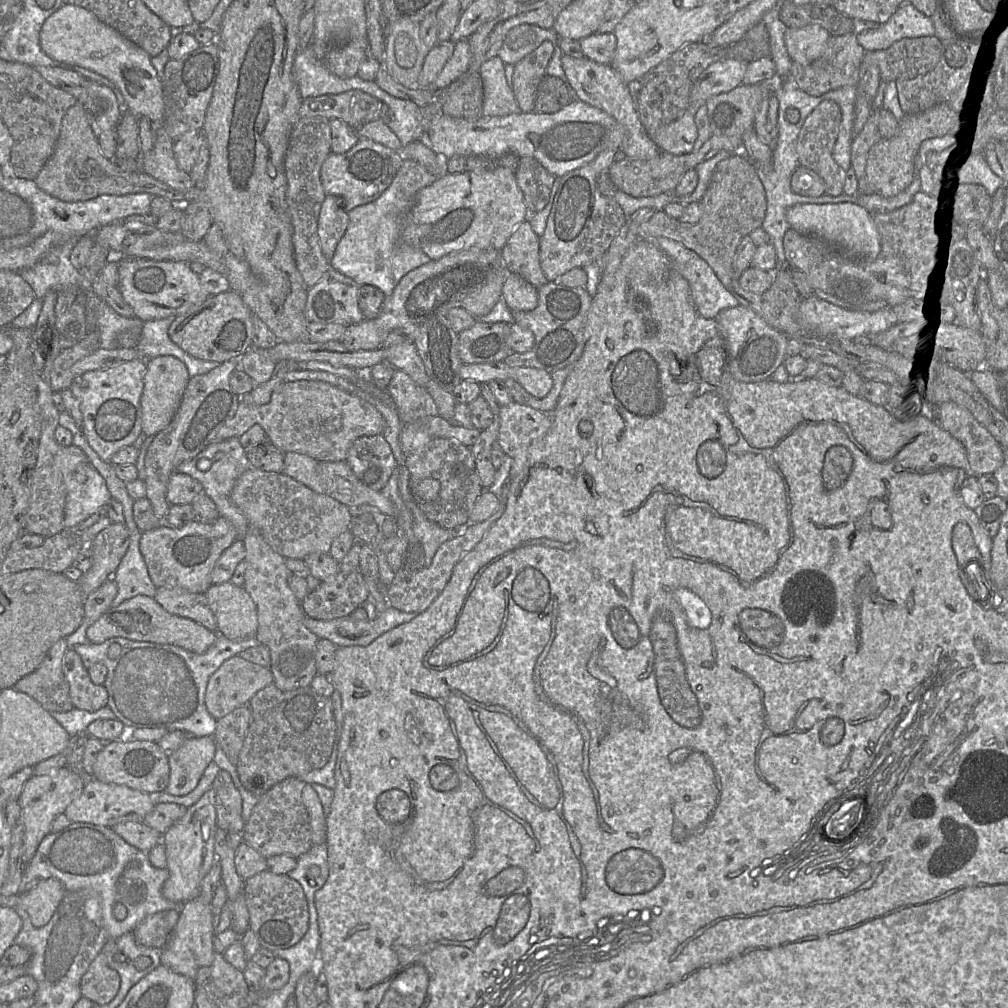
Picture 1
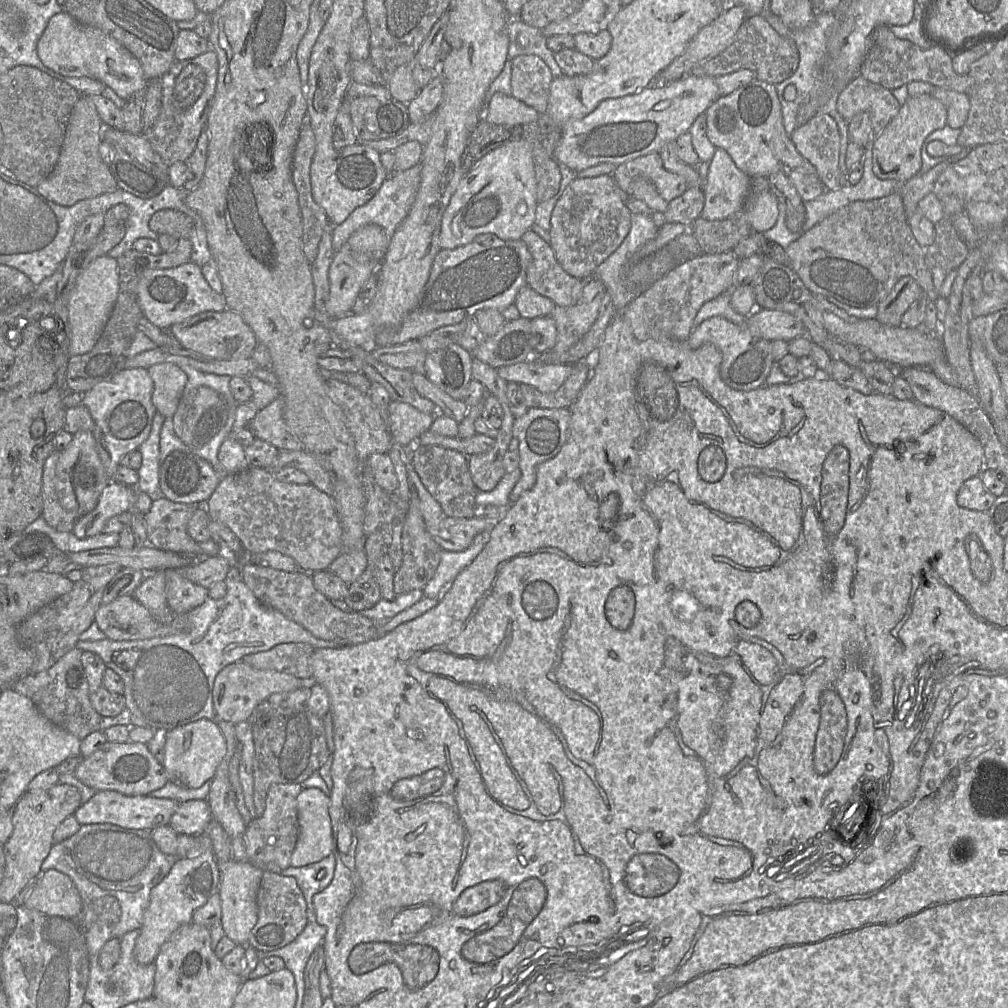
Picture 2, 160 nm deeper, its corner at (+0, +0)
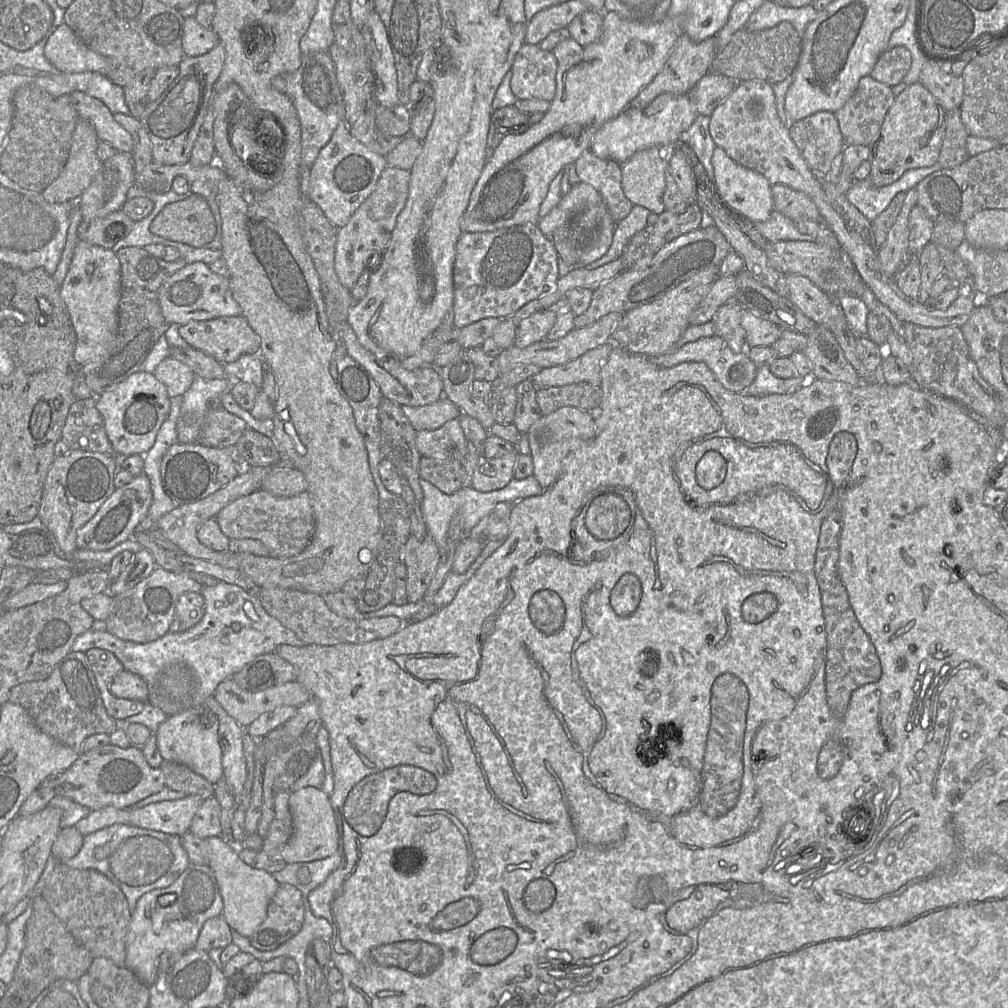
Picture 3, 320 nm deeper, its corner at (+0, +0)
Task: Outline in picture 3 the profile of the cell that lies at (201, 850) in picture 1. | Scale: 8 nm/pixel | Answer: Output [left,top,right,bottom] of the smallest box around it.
[125,864,223,987]

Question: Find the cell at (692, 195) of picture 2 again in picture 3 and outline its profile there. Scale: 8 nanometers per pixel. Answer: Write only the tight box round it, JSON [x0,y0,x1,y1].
[621,203,702,270]

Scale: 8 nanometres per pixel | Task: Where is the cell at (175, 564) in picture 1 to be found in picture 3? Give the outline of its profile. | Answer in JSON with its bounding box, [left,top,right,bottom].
[169,592,204,633]

